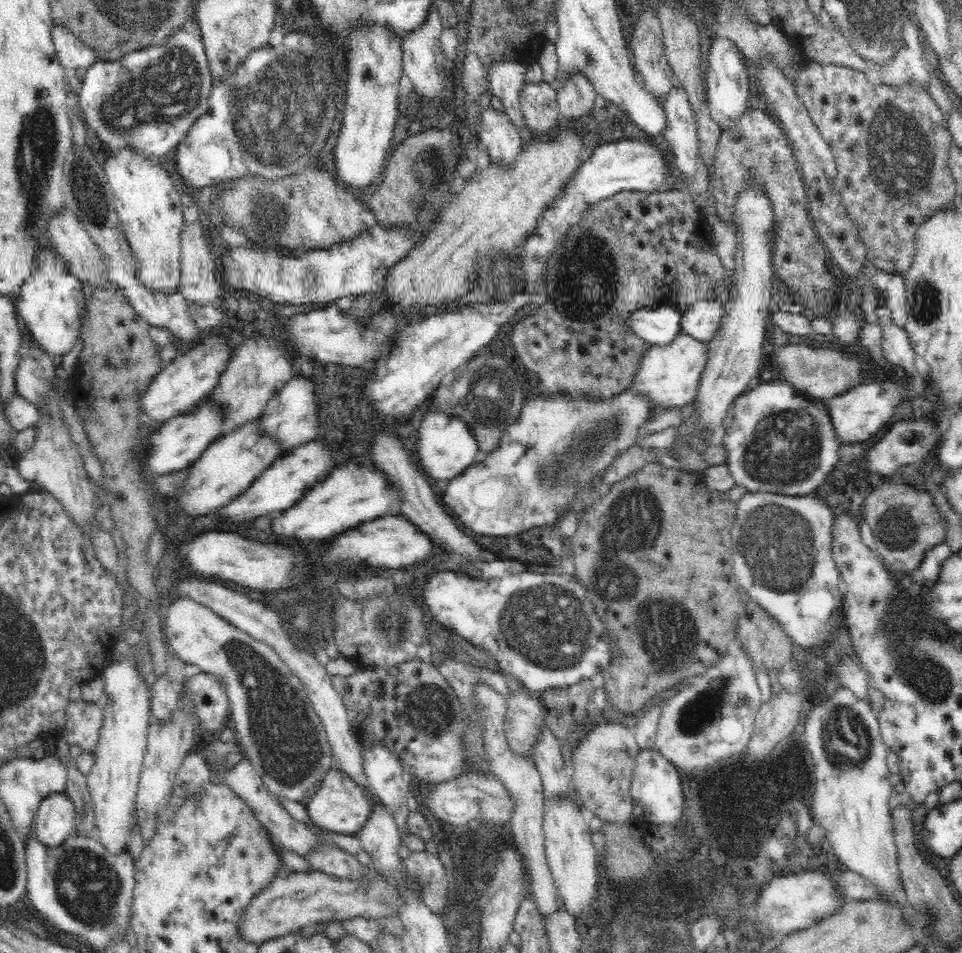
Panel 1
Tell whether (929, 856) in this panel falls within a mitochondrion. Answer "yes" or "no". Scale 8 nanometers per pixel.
no

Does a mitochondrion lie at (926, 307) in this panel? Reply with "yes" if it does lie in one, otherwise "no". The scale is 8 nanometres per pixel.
yes

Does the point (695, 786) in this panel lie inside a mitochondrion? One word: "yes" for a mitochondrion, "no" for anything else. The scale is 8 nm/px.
no

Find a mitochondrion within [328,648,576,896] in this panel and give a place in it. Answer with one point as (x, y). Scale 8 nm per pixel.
(445, 718)

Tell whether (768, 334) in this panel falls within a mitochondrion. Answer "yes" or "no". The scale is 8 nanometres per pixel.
no

